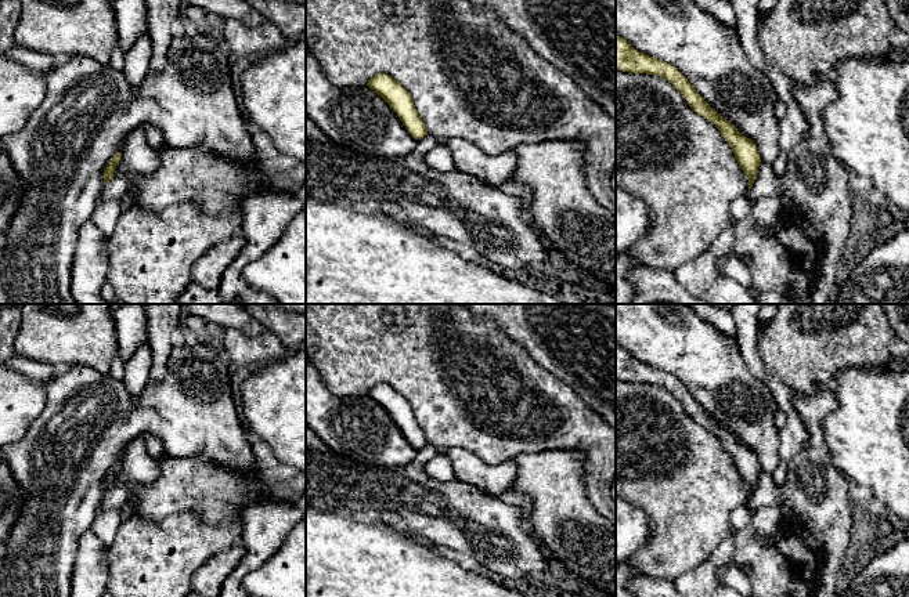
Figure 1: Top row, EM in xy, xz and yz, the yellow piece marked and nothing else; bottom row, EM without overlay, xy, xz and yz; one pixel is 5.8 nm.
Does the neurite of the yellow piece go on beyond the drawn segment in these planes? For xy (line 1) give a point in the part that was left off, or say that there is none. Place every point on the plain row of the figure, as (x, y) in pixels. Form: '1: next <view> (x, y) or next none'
1: next none

